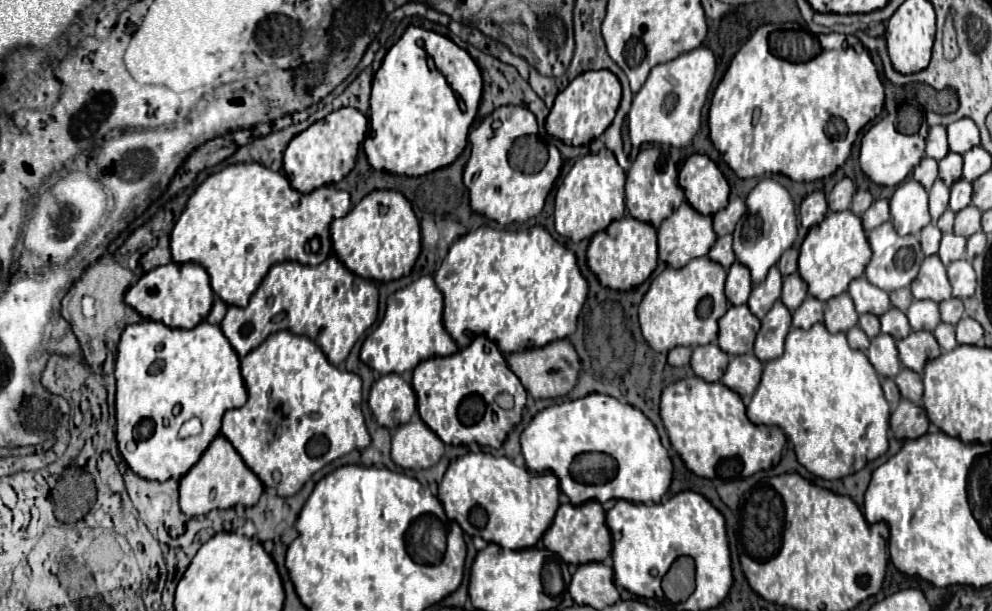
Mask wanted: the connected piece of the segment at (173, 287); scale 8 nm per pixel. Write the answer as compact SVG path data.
M169 263L145 273L131 289L125 293L125 301L145 319L161 321L173 329L193 329L207 319L215 293L209 285L209 275L205 267L197 263Z

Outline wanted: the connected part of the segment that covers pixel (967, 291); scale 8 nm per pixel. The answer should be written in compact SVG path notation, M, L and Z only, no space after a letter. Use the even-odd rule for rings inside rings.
M965 259L953 261L953 265L947 267L947 275L949 275L951 287L953 287L953 297L965 299L975 293L975 273L973 273L973 267L969 265L969 261L965 261Z

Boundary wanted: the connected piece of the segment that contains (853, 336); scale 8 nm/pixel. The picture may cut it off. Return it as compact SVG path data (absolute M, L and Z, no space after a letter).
M857 325L847 331L847 339L849 339L849 345L853 349L861 349L861 351L867 351L869 349L869 337L865 337L863 329L857 327Z

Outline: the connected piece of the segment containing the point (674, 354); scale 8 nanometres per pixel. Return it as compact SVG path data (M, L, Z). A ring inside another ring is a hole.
M675 347L669 351L669 365L673 367L683 367L683 365L689 365L689 359L691 359L691 349L689 347Z

